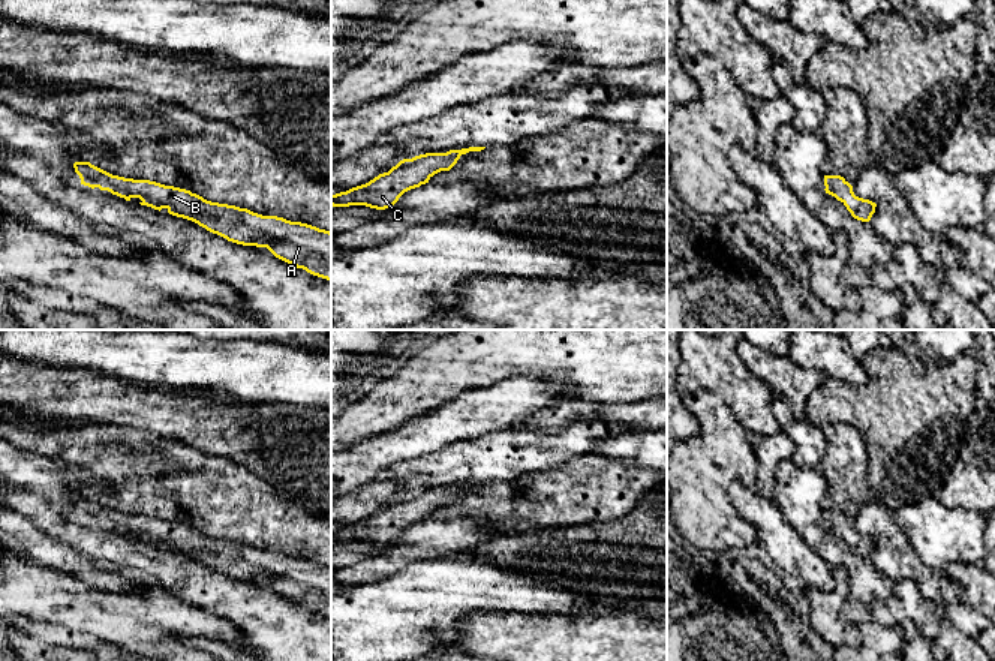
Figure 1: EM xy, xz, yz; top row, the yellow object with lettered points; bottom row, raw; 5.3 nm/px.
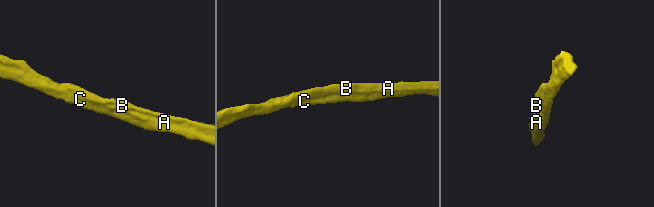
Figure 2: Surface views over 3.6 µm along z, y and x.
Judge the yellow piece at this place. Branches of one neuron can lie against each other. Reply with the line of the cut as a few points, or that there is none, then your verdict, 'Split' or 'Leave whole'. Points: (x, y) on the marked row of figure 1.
No split. Leave whole

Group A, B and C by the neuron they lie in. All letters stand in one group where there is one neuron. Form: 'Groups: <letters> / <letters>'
Groups: A B C

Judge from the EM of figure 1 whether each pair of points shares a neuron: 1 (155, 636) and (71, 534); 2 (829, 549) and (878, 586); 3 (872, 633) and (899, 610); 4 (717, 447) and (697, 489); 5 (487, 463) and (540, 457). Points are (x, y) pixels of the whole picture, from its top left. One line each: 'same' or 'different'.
1: different
2: same
3: different
4: same
5: same

